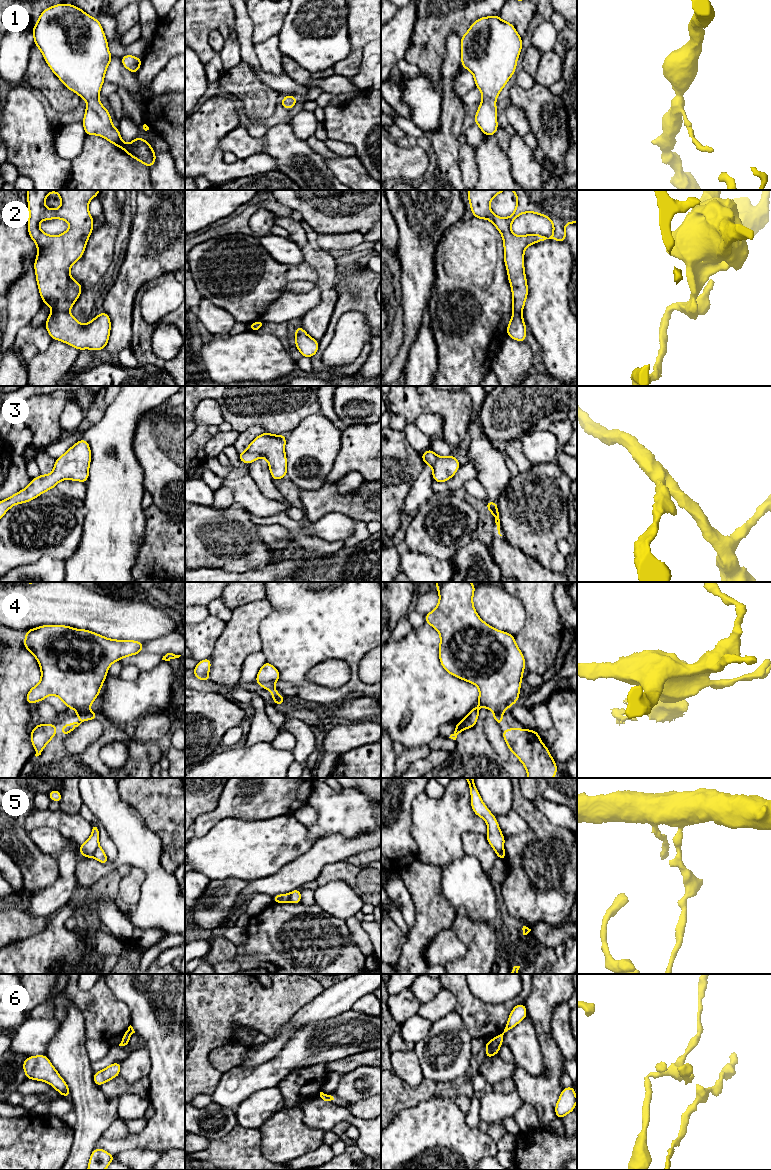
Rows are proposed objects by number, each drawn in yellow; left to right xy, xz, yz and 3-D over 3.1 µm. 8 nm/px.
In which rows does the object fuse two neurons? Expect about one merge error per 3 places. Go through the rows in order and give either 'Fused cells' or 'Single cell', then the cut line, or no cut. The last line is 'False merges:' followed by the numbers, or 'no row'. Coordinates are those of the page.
1: Single cell. No split
2: Fused cells. Split along xy (54, 310), (67, 312)
3: Single cell. No split
4: Fused cells. Split along xy (87, 709), (77, 711)
5: Fused cells. Split along xy (99, 846), (92, 856)
6: Single cell. No split
False merges: 2, 4, 5

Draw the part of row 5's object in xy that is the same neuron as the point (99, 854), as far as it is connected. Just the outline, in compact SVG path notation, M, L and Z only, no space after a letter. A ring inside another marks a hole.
M99 846L95 852L93 857L100 863L102 864L107 864L108 862L110 862L104 852L104 850Z

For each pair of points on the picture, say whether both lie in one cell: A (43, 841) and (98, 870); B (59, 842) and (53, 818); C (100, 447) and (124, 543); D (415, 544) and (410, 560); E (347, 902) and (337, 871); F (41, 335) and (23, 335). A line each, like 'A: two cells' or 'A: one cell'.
A: two cells
B: two cells
C: one cell
D: two cells
E: two cells
F: one cell

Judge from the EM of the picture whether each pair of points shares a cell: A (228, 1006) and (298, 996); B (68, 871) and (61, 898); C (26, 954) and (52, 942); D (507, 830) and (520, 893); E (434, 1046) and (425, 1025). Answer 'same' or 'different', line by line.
A: same
B: same
C: same
D: different
E: different

